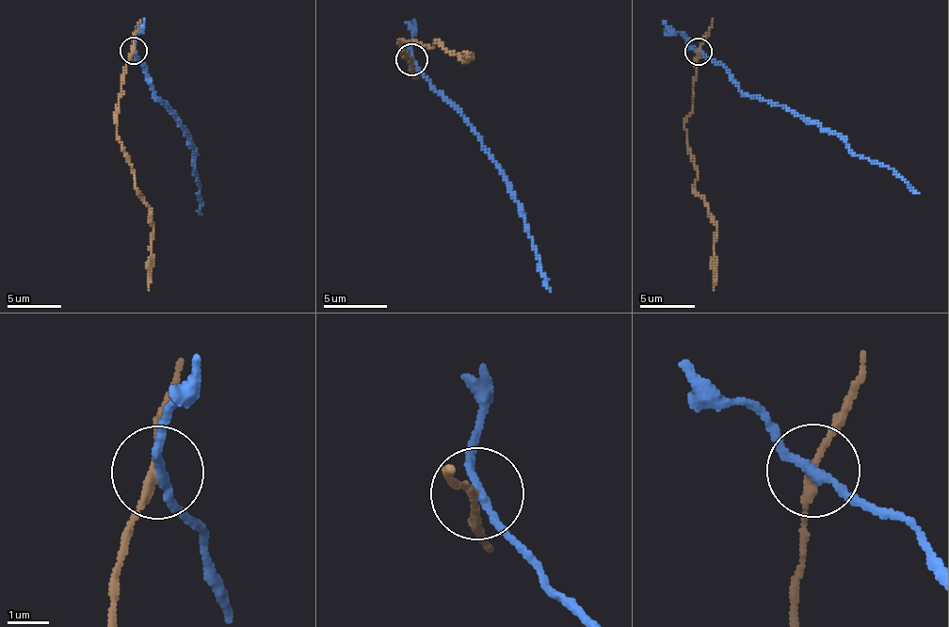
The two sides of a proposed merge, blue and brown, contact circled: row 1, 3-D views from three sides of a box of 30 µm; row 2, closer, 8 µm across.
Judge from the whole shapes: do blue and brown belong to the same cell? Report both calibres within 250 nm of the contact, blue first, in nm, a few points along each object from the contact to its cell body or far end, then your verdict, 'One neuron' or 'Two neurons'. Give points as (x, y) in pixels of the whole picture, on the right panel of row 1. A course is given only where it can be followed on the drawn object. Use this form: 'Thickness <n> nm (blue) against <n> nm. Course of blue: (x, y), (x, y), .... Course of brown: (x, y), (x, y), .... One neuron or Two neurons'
Thickness 200 nm (blue) against 170 nm. Course of blue: (698, 52), (721, 64), (730, 80), (747, 96), (785, 105), (829, 129), (858, 155), (894, 168), (919, 193). Course of brown: (698, 52), (692, 113), (683, 129), (687, 153), (697, 168), (695, 190), (716, 227), (714, 290). Two neurons

